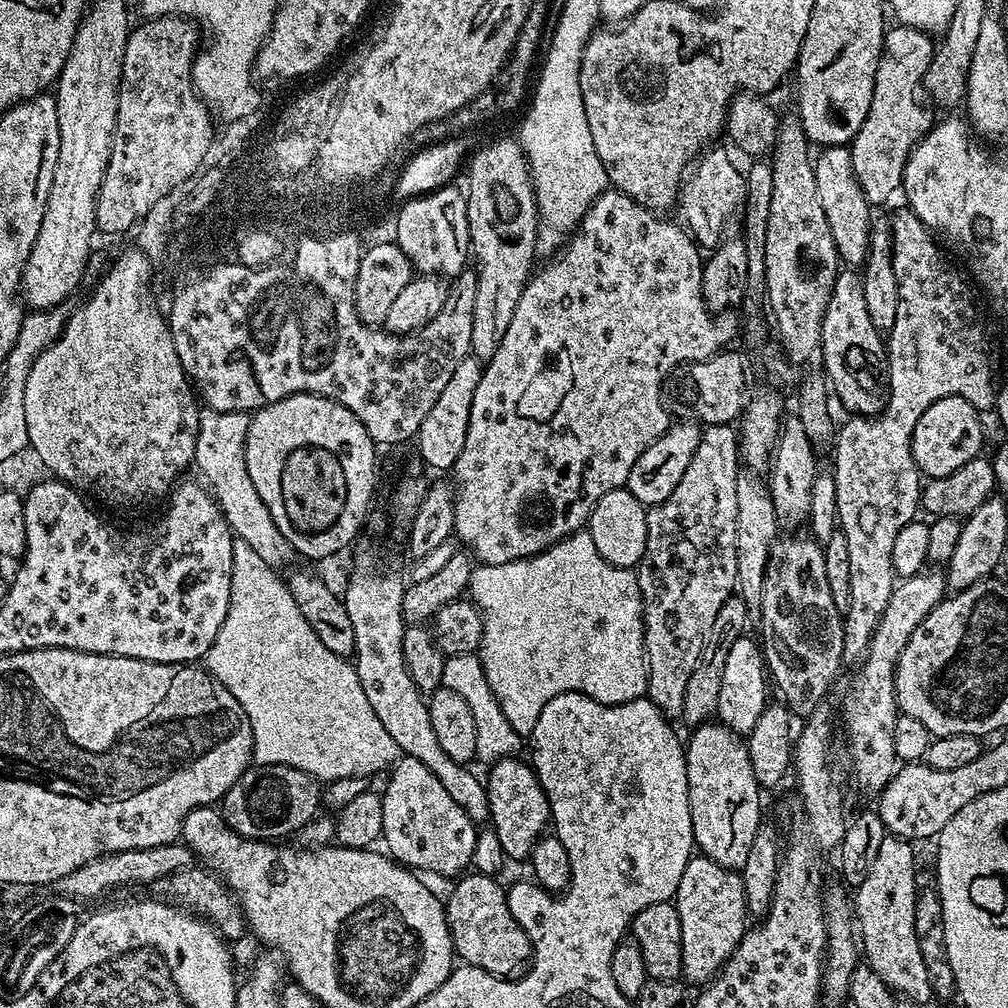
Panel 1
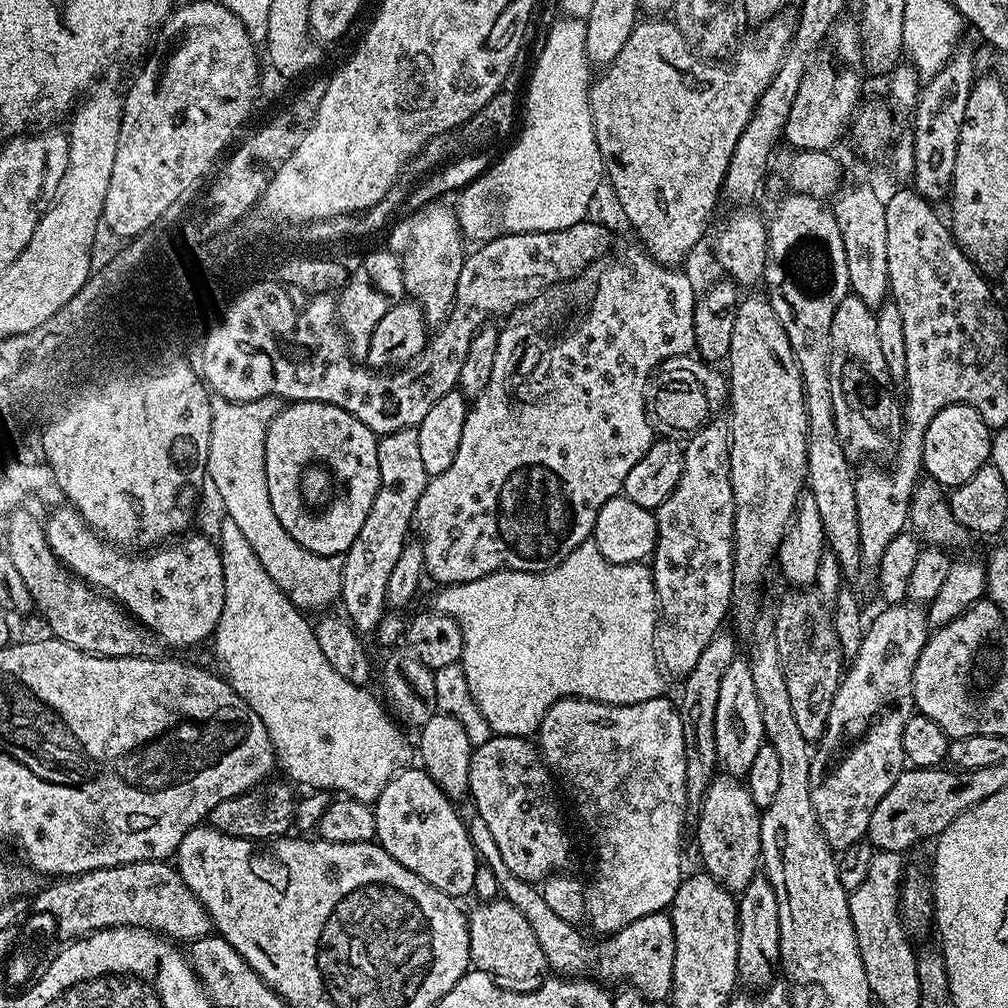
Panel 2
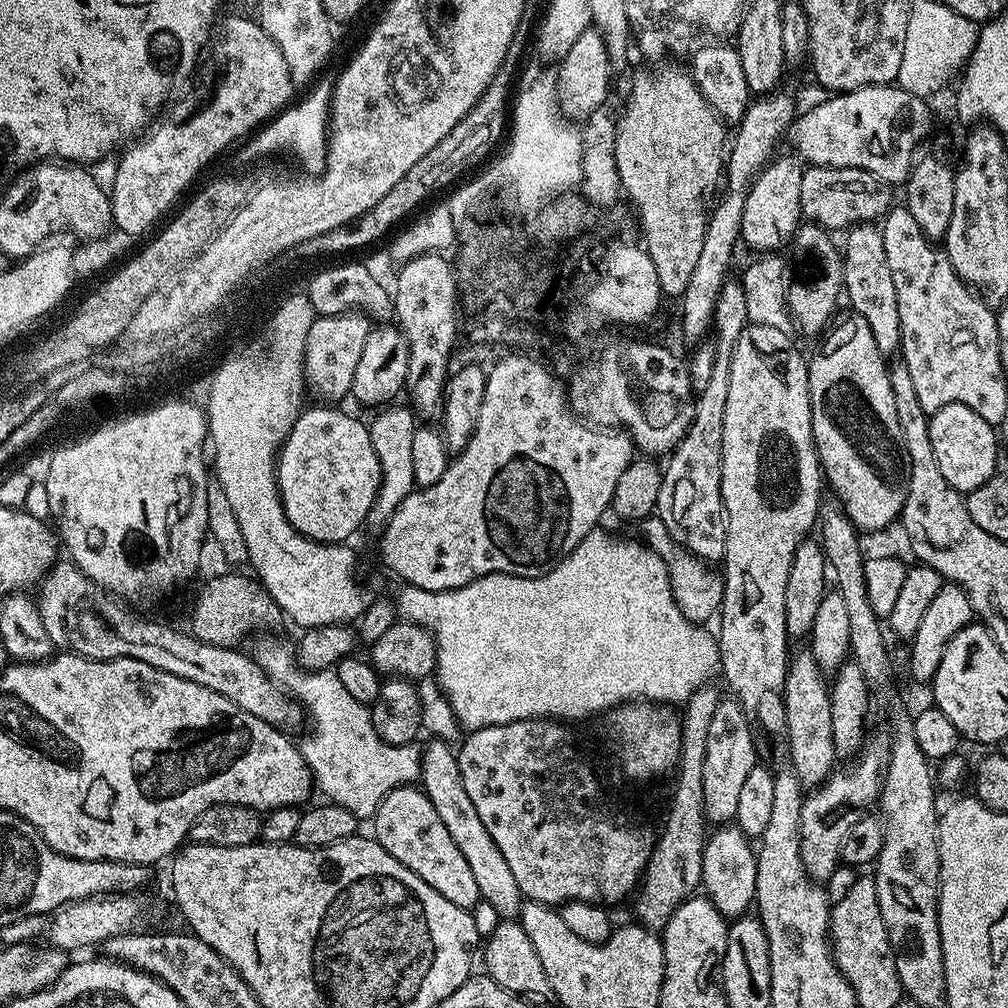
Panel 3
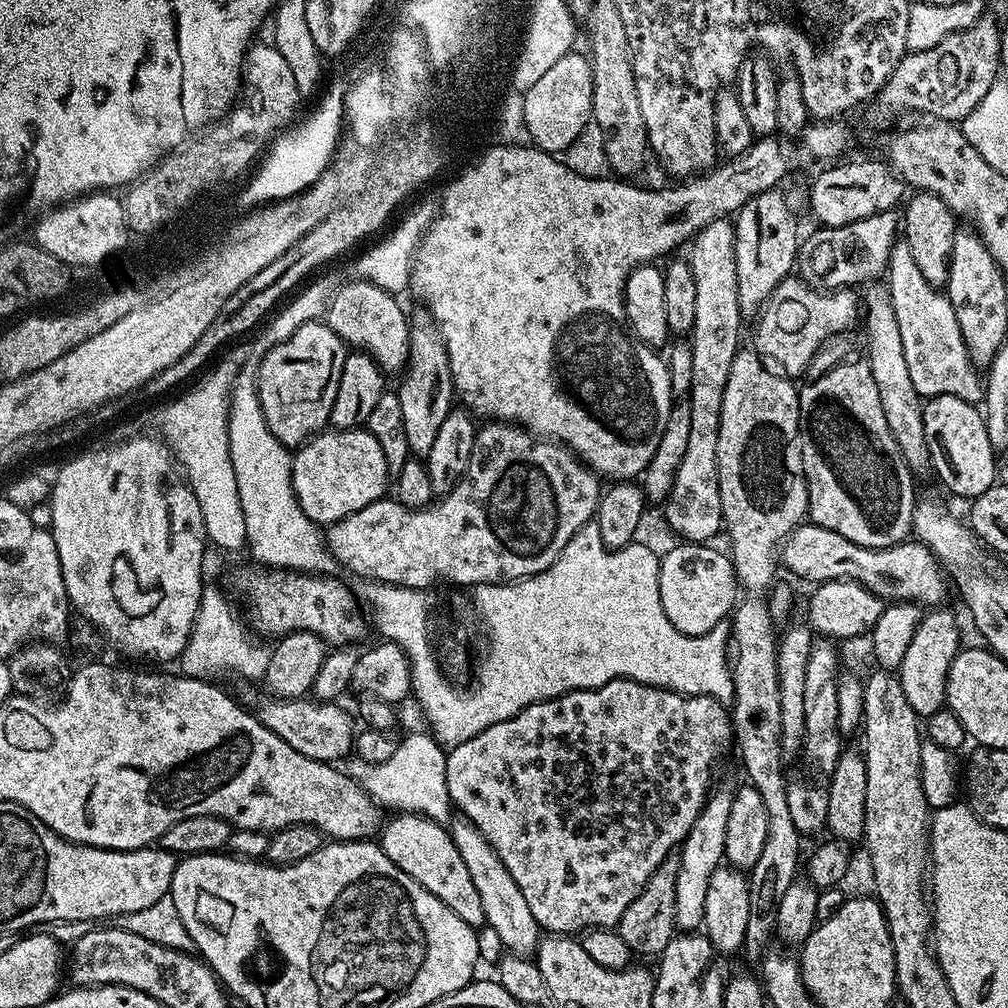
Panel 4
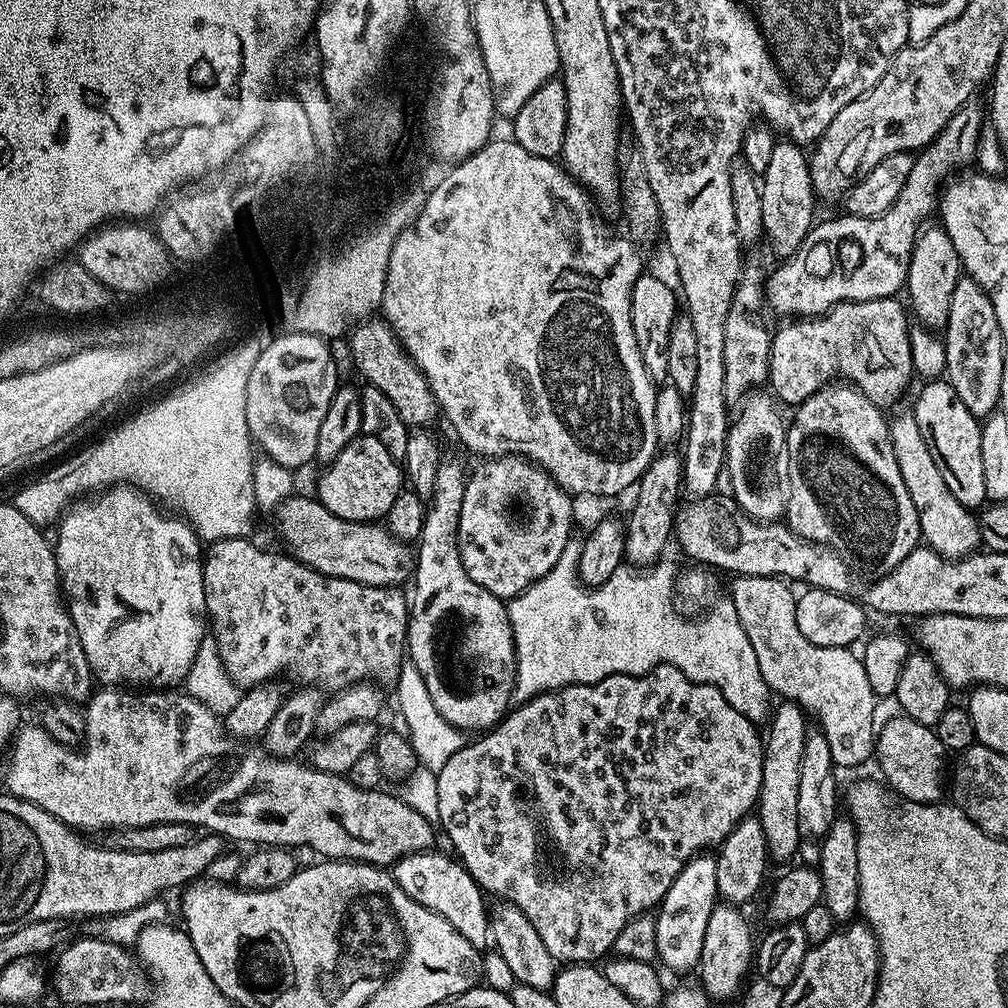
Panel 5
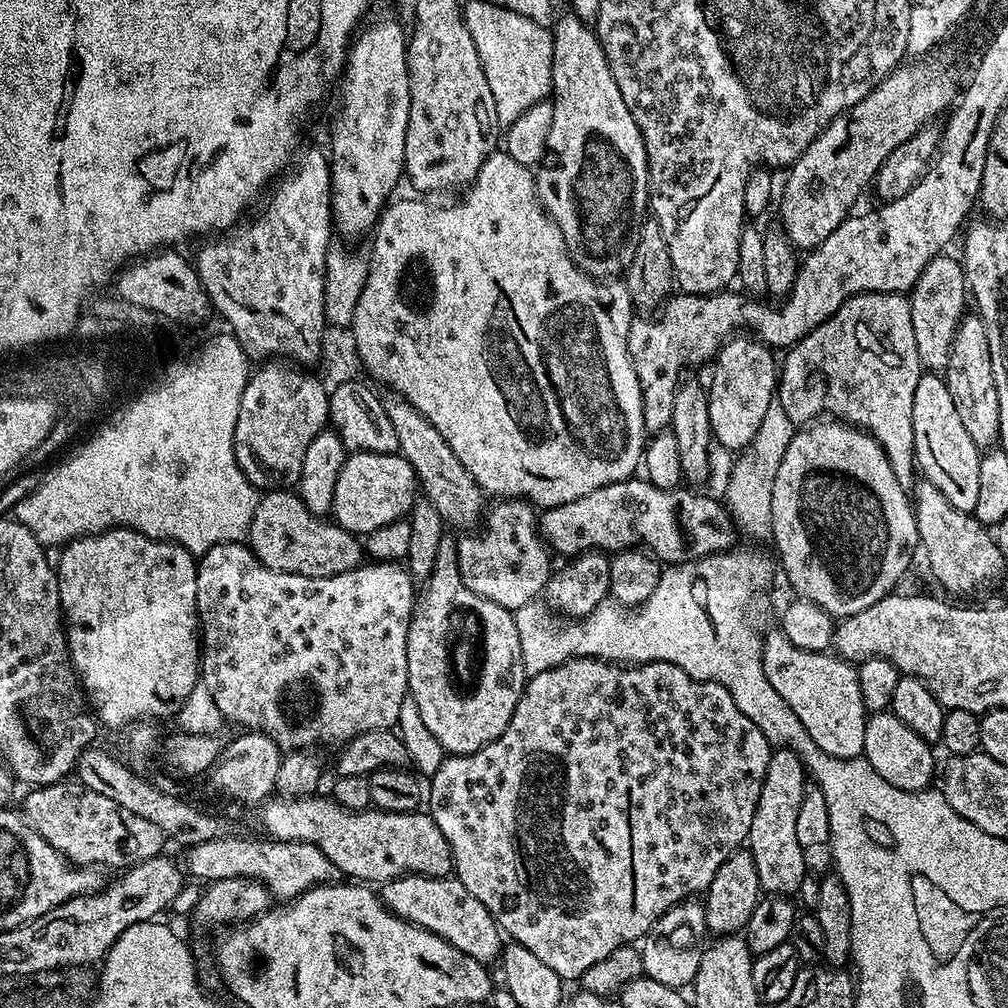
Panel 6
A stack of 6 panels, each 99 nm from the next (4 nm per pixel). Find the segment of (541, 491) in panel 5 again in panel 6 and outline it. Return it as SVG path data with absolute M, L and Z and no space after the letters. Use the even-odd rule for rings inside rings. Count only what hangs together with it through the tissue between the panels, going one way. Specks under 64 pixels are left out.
M504 498L493 504L496 505L487 509L481 536L464 534L456 540L458 566L462 582L474 594L482 594L482 598L490 598L498 606L515 610L533 603L543 593L554 564L548 561L550 552L541 537L538 512L533 505L519 498Z

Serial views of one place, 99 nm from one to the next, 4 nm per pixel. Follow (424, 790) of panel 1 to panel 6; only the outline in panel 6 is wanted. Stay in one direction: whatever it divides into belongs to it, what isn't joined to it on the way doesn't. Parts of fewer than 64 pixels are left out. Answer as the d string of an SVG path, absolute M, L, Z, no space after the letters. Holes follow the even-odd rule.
M400 876L396 880L388 880L379 885L378 895L389 912L418 924L438 934L443 940L448 940L462 954L470 954L480 964L491 965L491 960L501 955L502 933L495 918L462 886L462 882L447 876Z

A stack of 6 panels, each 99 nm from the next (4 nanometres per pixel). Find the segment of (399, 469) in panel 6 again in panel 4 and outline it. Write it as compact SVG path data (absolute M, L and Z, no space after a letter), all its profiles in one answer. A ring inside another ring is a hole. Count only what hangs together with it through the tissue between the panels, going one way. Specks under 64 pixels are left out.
M363 427L324 430L304 441L295 449L292 458L292 489L306 514L317 526L336 524L342 518L370 506L370 502L381 499L390 488L390 473L386 466L386 454L378 446L378 438Z

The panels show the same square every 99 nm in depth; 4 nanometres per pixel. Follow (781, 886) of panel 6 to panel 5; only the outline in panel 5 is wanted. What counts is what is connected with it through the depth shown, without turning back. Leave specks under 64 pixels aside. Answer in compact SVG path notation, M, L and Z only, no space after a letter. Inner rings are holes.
M781 699L780 705L773 707L767 721L768 736L763 737L764 761L762 762L762 782L758 815L762 830L766 830L766 842L773 861L788 860L797 855L802 839L798 826L798 778L802 767L802 749L810 731L809 717L792 700Z

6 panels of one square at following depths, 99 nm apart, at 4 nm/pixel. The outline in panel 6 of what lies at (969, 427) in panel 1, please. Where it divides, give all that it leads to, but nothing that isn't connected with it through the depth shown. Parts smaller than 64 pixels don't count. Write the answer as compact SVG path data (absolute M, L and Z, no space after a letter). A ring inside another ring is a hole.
M921 374L918 386L914 390L914 446L916 462L923 475L932 481L942 494L946 494L946 502L963 512L974 513L974 502L978 502L978 466L980 465L981 449L974 446L970 434L962 427L958 419L958 410L954 406L954 398L950 398L947 379L940 374Z

